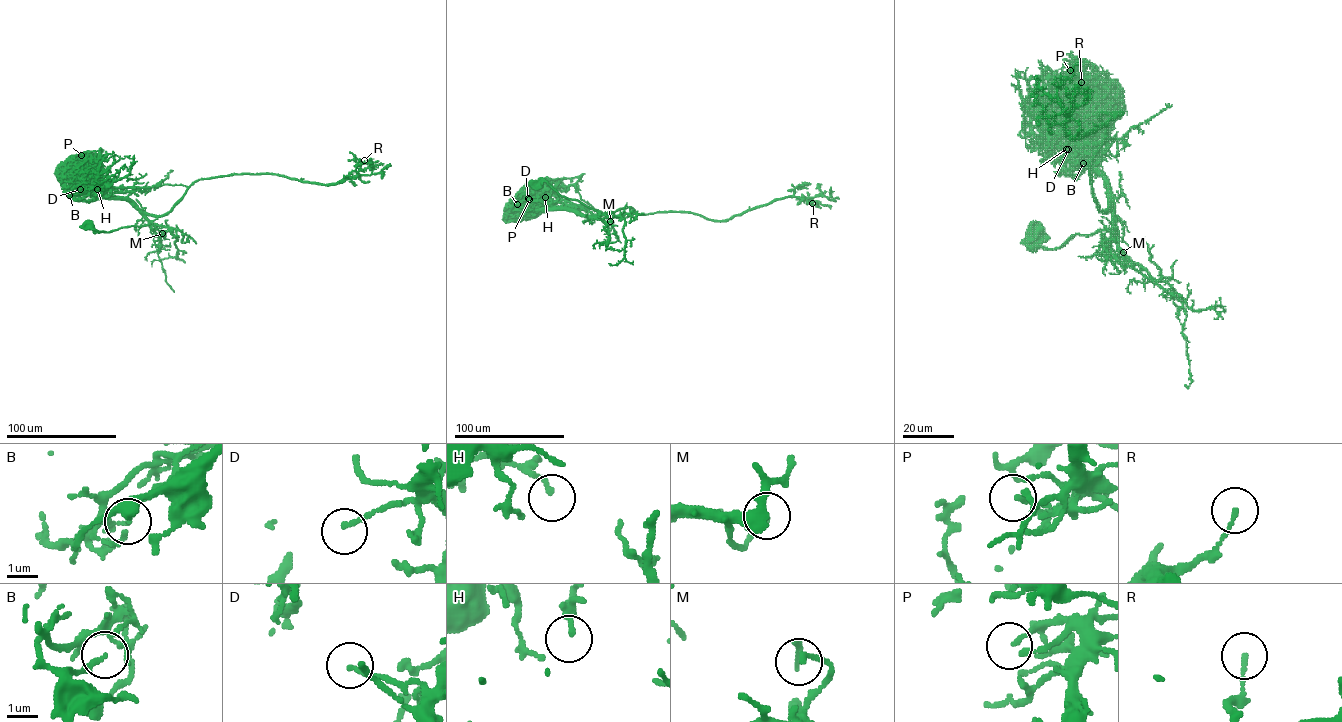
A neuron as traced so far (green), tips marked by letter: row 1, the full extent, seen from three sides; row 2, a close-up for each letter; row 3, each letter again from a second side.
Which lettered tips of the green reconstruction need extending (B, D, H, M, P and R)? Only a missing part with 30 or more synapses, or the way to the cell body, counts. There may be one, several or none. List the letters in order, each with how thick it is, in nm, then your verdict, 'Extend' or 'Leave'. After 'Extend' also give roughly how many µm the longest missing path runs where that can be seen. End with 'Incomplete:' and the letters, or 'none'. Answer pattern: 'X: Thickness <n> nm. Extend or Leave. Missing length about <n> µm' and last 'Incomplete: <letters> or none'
B: Thickness 160 nm. Leave
D: Thickness 130 nm. Extend. Missing length about 5 µm
H: Thickness 100 nm. Leave
M: Thickness 140 nm. Leave
P: Thickness 130 nm. Leave
R: Thickness 130 nm. Leave
Incomplete: D

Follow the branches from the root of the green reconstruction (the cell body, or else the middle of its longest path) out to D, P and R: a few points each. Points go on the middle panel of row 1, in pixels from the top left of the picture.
D: (535, 184), (545, 180), (560, 194), (578, 200), (594, 209), (599, 217), (541, 208), (531, 197), (528, 198)
P: (535, 184), (545, 180), (560, 194), (578, 200), (599, 217), (530, 208), (523, 198), (530, 193), (529, 199)
R: (535, 184), (545, 180), (599, 216), (591, 217), (631, 207), (724, 220), (785, 197), (812, 203)

